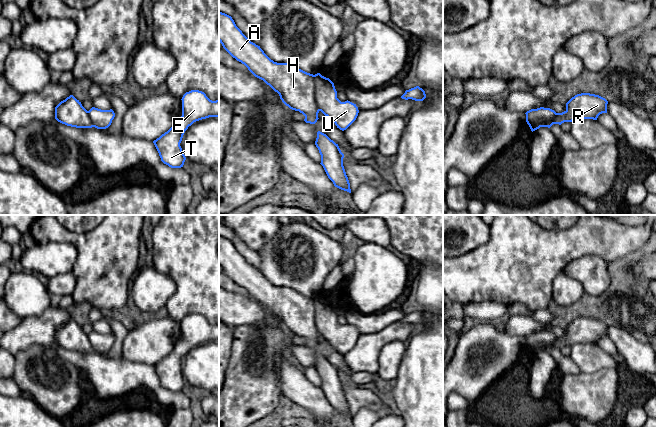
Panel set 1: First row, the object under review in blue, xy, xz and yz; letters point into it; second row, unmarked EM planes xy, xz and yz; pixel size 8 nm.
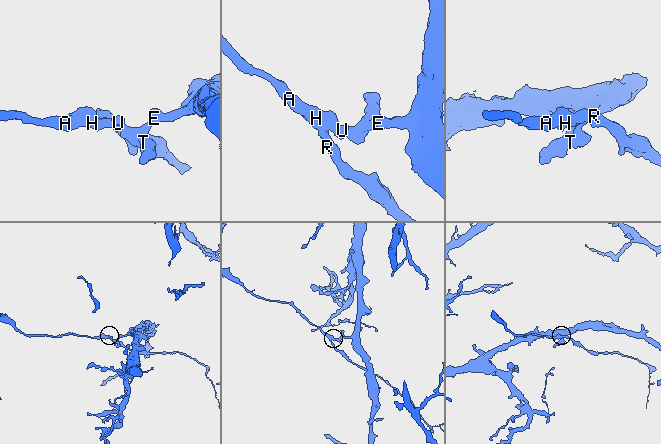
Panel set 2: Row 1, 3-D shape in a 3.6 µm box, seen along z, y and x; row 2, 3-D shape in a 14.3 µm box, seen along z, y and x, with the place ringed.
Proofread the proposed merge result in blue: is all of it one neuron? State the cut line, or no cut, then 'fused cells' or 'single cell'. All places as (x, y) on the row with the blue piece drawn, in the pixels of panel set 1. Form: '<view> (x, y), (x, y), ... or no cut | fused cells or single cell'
xz (313, 75), (314, 100), (320, 110) | fused cells

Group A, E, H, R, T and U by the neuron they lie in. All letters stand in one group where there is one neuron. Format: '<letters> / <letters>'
A H R / E T U

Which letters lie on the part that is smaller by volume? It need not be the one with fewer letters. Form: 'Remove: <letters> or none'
Remove: A, H, R

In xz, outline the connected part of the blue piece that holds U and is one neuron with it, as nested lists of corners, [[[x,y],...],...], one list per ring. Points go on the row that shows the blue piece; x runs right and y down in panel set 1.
[[[317,73],[314,75],[314,81],[315,81],[315,101],[319,108],[319,110],[328,118],[330,118],[337,128],[344,131],[346,130],[357,118],[359,110],[356,104],[345,101],[341,102],[337,98],[337,91],[335,89],[334,83],[324,76],[322,76],[320,73]]]

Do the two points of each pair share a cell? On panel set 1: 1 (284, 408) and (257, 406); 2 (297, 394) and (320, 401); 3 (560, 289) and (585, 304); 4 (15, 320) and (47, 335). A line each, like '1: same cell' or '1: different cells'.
1: different cells
2: same cell
3: different cells
4: different cells

